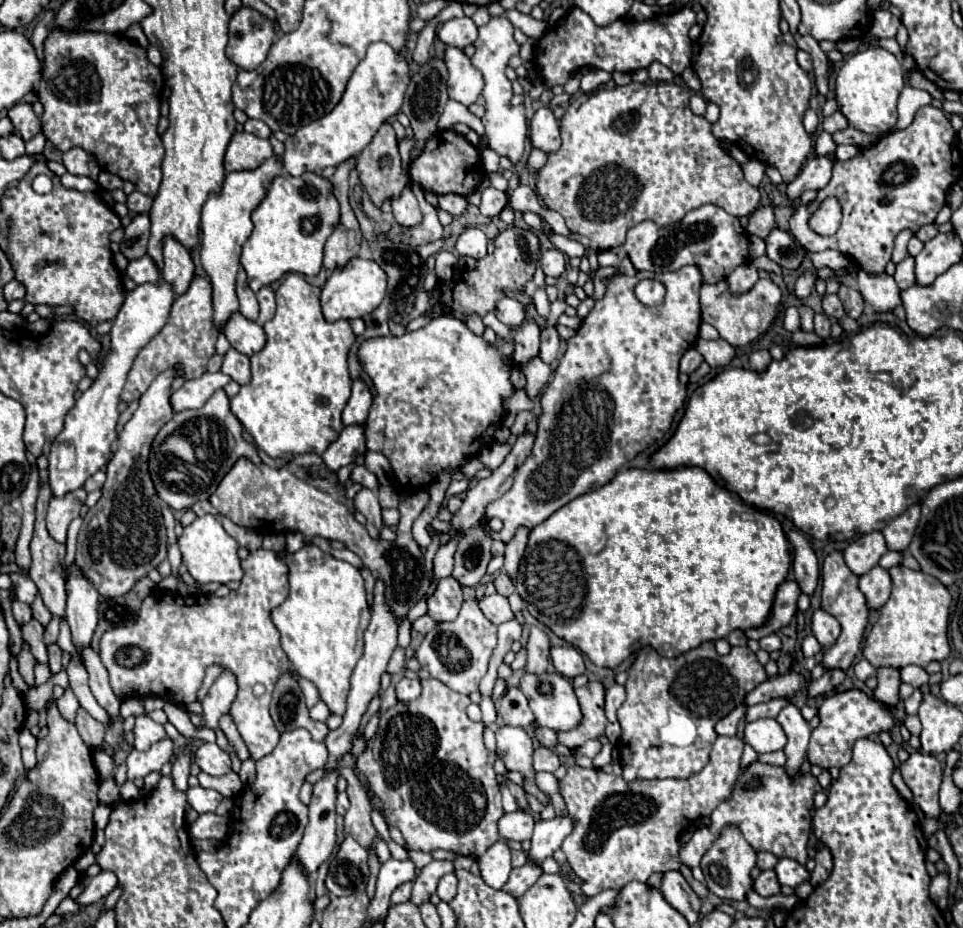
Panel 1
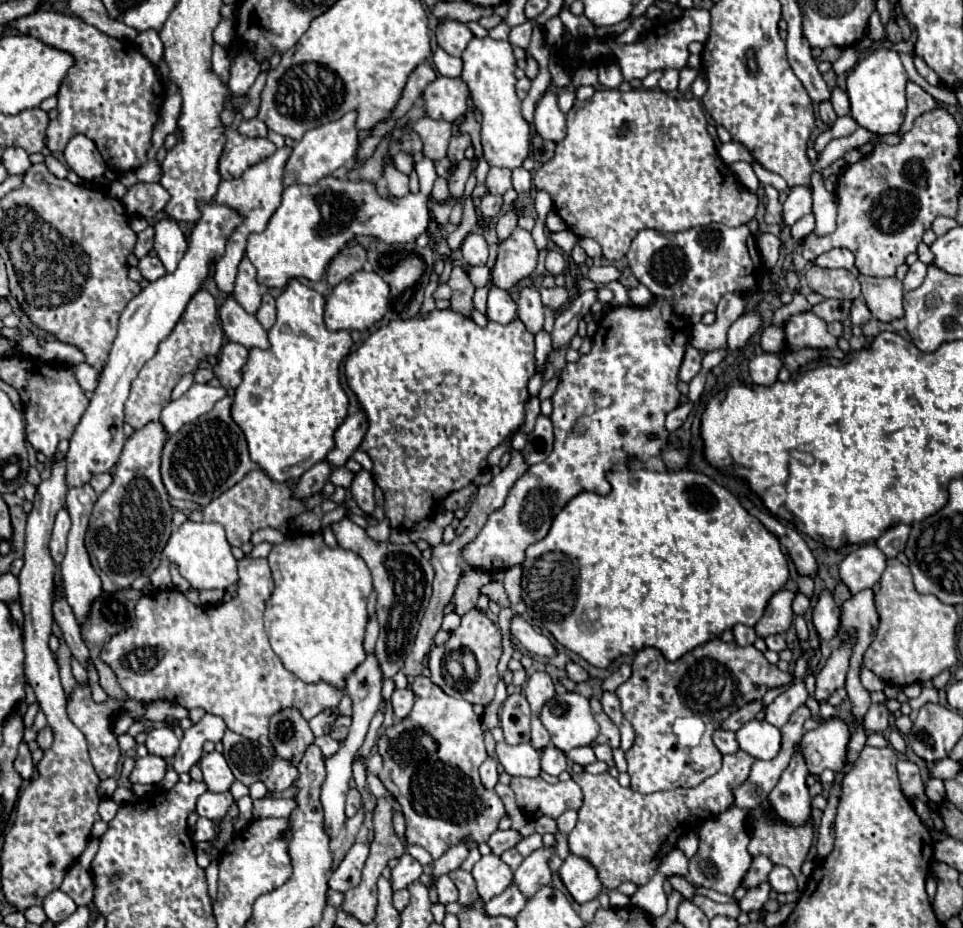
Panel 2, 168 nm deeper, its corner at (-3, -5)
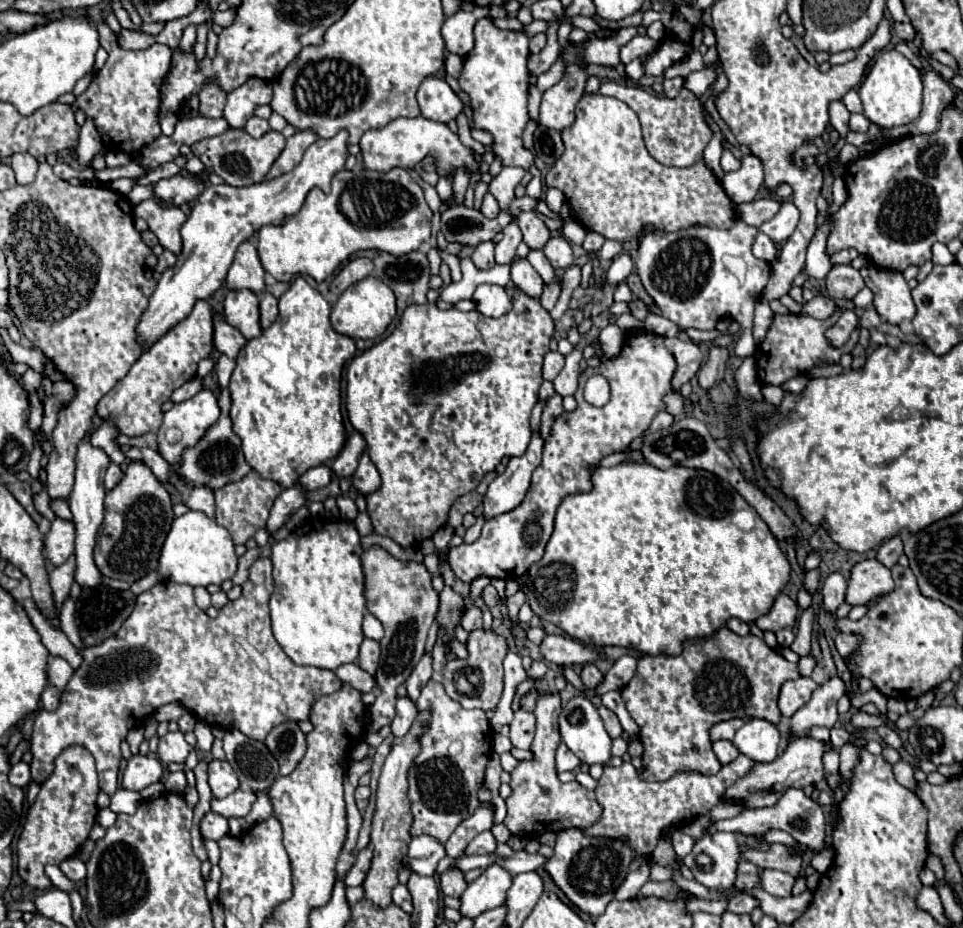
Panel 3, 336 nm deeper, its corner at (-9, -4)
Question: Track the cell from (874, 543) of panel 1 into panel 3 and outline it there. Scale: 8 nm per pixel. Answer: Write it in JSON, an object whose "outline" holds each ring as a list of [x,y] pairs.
{"outline":[[[878,559],[858,561],[850,571],[846,603],[850,605],[866,605],[876,595],[886,595],[894,589],[892,573]]]}

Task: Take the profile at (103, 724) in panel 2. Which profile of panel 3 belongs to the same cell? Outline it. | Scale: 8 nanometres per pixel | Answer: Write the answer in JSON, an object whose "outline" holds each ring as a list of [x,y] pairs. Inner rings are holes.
{"outline":[[[258,557],[248,573],[246,583],[242,585],[244,593],[236,601],[228,601],[216,619],[210,619],[196,603],[190,585],[178,585],[172,581],[162,581],[148,589],[146,593],[138,595],[136,607],[132,615],[124,621],[122,629],[106,639],[102,645],[86,647],[82,651],[82,665],[74,671],[72,679],[68,681],[64,695],[82,695],[86,699],[62,699],[56,711],[40,711],[34,729],[32,729],[32,781],[46,781],[54,769],[54,759],[68,747],[68,745],[84,745],[96,759],[96,769],[100,777],[100,789],[108,795],[114,795],[118,789],[118,767],[122,761],[120,743],[126,739],[126,733],[132,727],[138,727],[146,721],[158,707],[166,703],[180,703],[190,713],[200,717],[208,725],[224,727],[226,731],[238,729],[250,739],[264,741],[272,727],[280,725],[282,721],[310,721],[312,707],[318,697],[330,695],[342,689],[342,681],[336,677],[334,671],[318,669],[318,667],[304,667],[294,665],[290,657],[282,651],[276,643],[272,629],[270,629],[270,615],[268,615],[268,599],[274,591],[274,577],[272,577],[272,561],[268,557]],[[250,649],[258,651],[258,661]],[[112,659],[122,659],[122,665],[112,673],[112,679],[106,677],[112,671]],[[42,771],[42,773],[40,773]]]}

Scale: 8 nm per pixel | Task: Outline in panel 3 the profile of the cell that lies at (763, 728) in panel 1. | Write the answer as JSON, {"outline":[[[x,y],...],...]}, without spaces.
{"outline":[[[748,719],[744,727],[738,729],[732,743],[738,751],[756,763],[768,763],[778,757],[780,751],[780,731],[774,723],[766,719]]]}

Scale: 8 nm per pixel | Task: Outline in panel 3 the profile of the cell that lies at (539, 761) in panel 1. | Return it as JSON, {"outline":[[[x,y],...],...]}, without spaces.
{"outline":[[[560,743],[558,751],[556,751],[556,771],[558,773],[560,771],[574,771],[574,769],[578,769],[578,765],[580,765],[578,757],[574,753],[570,753],[570,749],[564,743]]]}

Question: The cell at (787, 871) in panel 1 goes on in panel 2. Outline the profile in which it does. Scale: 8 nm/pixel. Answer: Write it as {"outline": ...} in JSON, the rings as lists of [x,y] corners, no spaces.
{"outline":[[[774,866],[772,872],[768,874],[768,884],[772,886],[774,892],[796,892],[796,878],[792,872],[784,866]]]}

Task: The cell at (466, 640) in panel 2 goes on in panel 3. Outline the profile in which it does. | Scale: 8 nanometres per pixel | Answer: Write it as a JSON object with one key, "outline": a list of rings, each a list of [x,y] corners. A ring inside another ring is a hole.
{"outline":[[[480,627],[480,629],[474,629],[474,631],[468,633],[466,649],[468,649],[468,657],[466,657],[466,659],[458,659],[458,657],[448,659],[448,663],[446,663],[446,667],[444,667],[444,681],[442,681],[442,683],[444,683],[444,689],[446,689],[446,693],[448,693],[452,699],[456,699],[456,701],[458,701],[462,707],[466,707],[466,709],[476,709],[476,707],[478,707],[478,709],[484,709],[484,711],[496,709],[496,705],[498,705],[498,701],[500,701],[500,695],[502,695],[502,659],[504,659],[504,655],[508,653],[506,637],[502,637],[500,633],[496,633],[494,629],[484,629],[484,627]],[[466,667],[478,669],[480,675],[482,675],[482,691],[480,691],[476,697],[468,697],[468,695],[462,695],[462,693],[456,691],[454,673],[456,673],[456,671],[462,671],[462,669],[466,669]]]}

